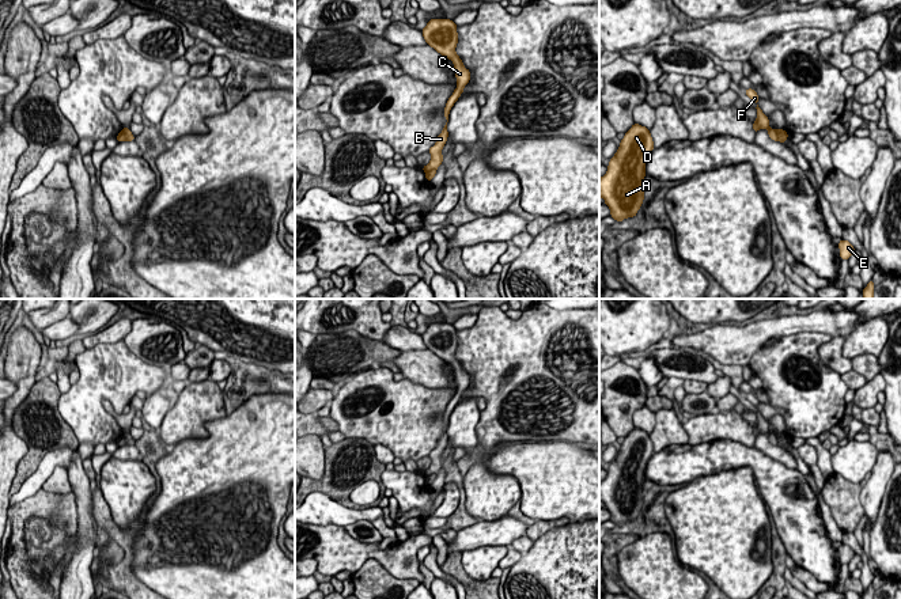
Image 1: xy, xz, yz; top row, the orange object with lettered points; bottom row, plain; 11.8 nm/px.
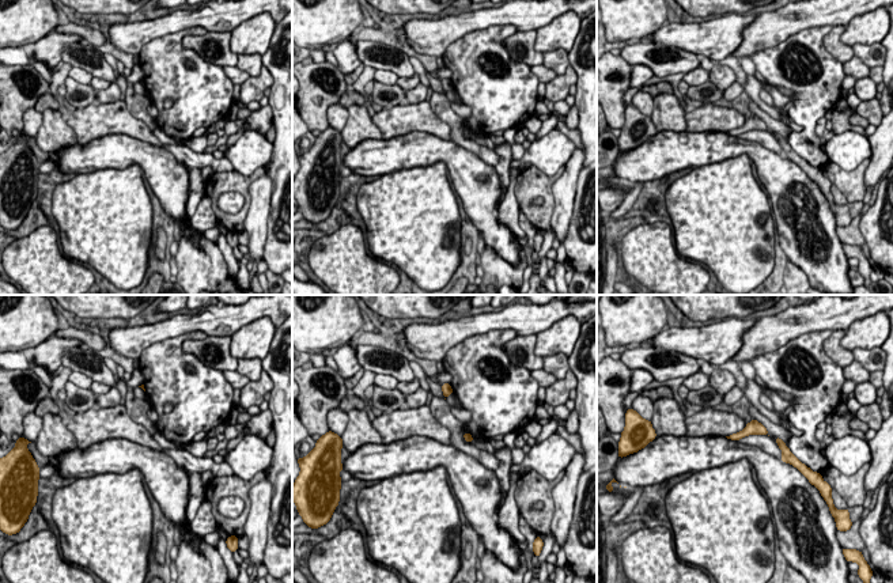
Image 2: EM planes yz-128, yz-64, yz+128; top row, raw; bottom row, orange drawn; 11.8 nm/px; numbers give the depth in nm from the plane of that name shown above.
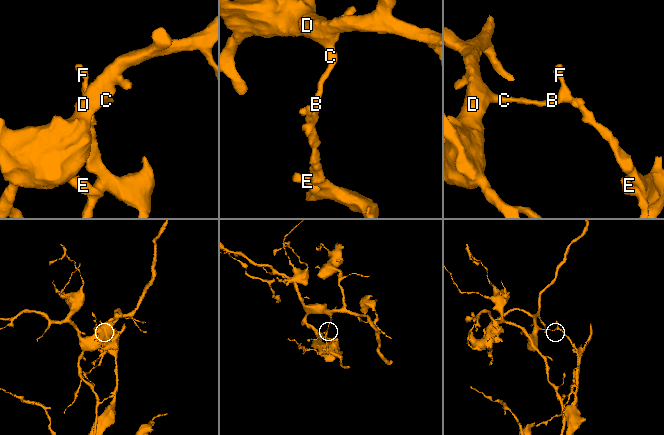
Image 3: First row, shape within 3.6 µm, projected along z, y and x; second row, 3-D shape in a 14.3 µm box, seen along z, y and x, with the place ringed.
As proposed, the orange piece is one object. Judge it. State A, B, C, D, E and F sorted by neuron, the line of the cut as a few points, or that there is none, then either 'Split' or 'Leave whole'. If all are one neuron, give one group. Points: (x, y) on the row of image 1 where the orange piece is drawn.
Groups: A B C D F / E. Split along yz (775, 129), (779, 140). Split

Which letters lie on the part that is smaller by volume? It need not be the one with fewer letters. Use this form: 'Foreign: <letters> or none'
Foreign: E

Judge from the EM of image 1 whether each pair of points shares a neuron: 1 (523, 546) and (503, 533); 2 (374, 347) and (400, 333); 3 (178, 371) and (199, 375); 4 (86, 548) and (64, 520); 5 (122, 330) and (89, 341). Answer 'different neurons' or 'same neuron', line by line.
1: different neurons
2: different neurons
3: same neuron
4: different neurons
5: same neuron

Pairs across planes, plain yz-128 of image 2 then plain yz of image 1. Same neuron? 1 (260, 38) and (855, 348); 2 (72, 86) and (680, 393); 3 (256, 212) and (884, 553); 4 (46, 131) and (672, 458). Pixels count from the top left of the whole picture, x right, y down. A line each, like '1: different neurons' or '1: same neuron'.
1: same neuron
2: different neurons
3: different neurons
4: different neurons

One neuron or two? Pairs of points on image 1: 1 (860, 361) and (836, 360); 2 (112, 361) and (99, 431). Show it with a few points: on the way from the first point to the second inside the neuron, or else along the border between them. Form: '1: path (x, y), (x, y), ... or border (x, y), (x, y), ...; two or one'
1: path (855, 364), (841, 364); one
2: path (99, 379), (94, 385), (94, 413); one

